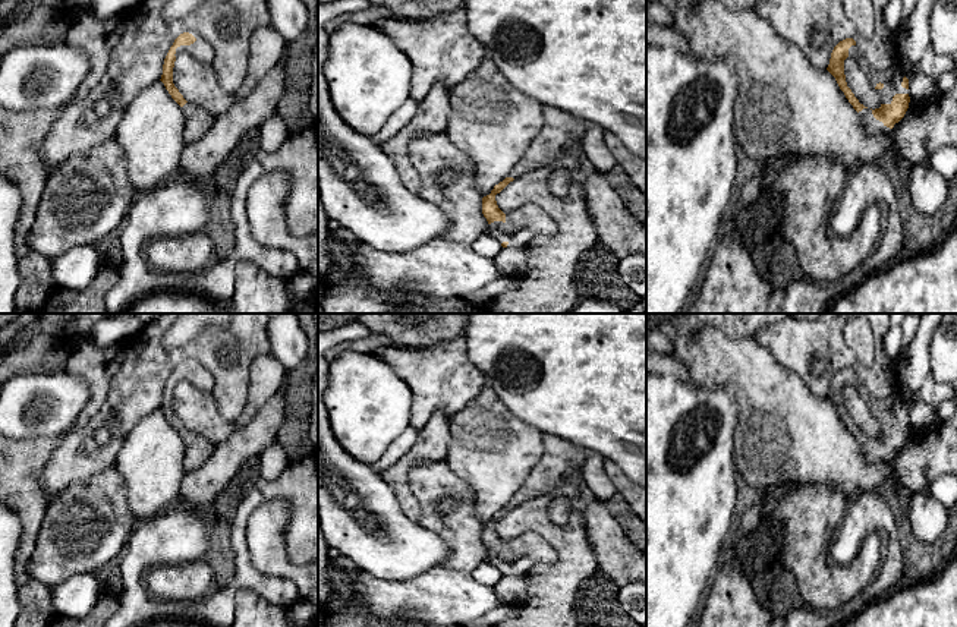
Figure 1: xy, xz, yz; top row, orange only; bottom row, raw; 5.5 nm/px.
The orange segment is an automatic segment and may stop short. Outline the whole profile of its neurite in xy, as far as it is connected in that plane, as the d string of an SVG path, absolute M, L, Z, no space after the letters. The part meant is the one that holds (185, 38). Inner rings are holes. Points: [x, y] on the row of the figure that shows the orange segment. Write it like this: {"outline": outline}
{"outline": "M180 34L170 47L164 64L161 82L171 95L171 98L182 107L185 117L183 141L193 144L199 141L213 126L215 117L199 105L188 103L173 84L173 67L179 54L188 54L192 60L210 64L213 60L213 48L199 42L192 34Z"}

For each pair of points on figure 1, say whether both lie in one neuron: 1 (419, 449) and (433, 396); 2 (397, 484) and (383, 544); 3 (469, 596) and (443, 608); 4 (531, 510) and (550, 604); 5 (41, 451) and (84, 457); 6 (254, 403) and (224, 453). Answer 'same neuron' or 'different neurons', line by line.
1: different neurons
2: different neurons
3: same neuron
4: same neuron
5: different neurons
6: different neurons

